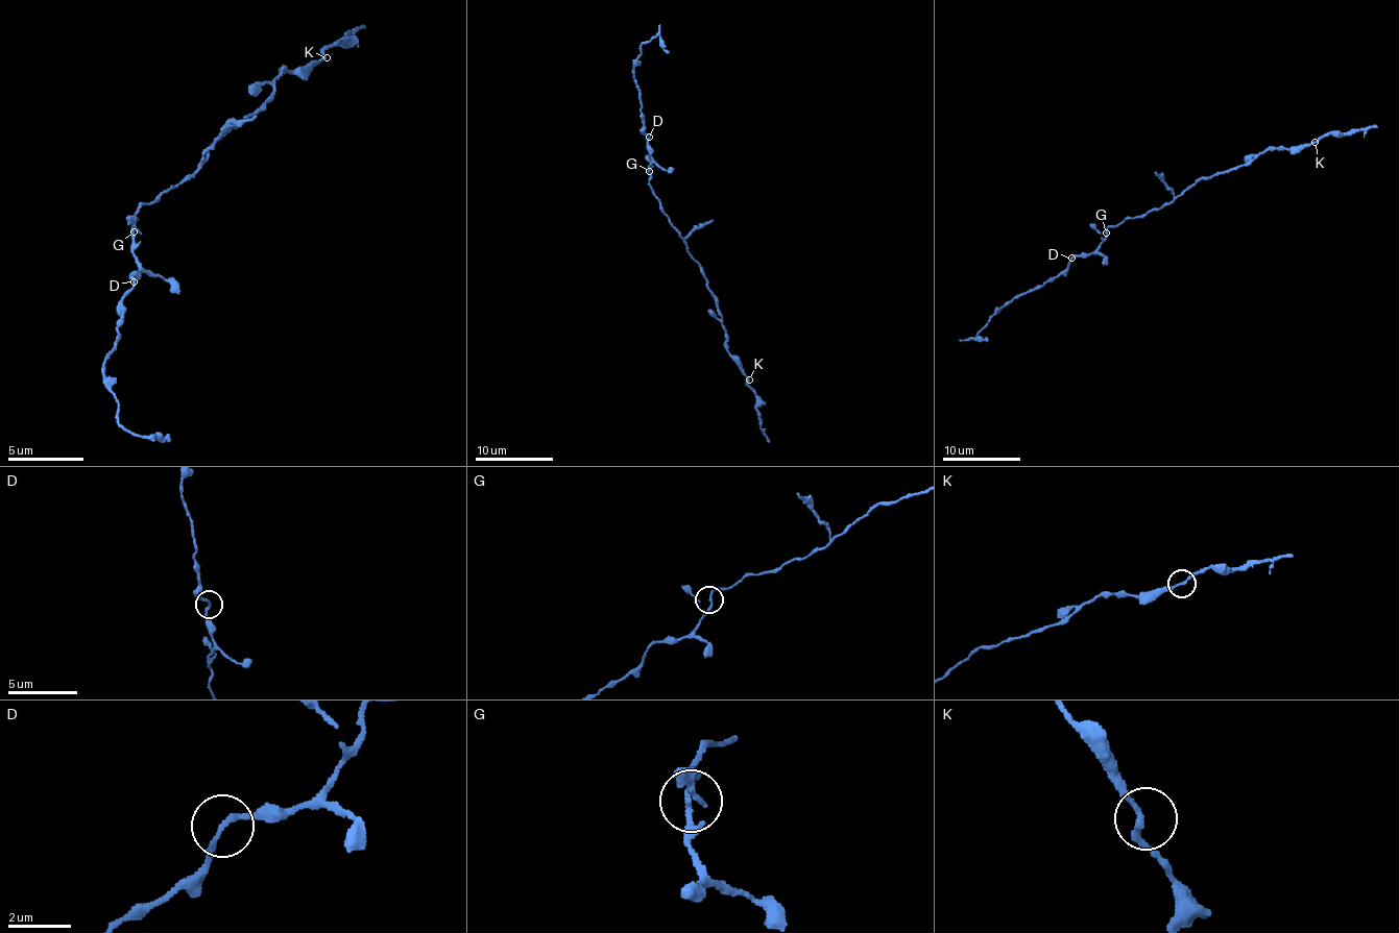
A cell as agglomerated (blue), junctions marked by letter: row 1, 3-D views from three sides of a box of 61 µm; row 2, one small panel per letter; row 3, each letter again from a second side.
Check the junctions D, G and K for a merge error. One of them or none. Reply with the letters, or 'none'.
none

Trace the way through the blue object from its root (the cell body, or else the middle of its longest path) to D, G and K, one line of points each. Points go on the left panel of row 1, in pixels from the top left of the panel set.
D: (172, 186), (157, 201), (142, 204), (134, 213), (134, 262), (138, 265), (130, 276), (134, 280)
G: (172, 186), (157, 201), (142, 204), (134, 213), (134, 231)
K: (172, 186), (184, 182), (228, 129), (247, 118), (273, 92), (282, 69), (304, 69), (327, 57)

